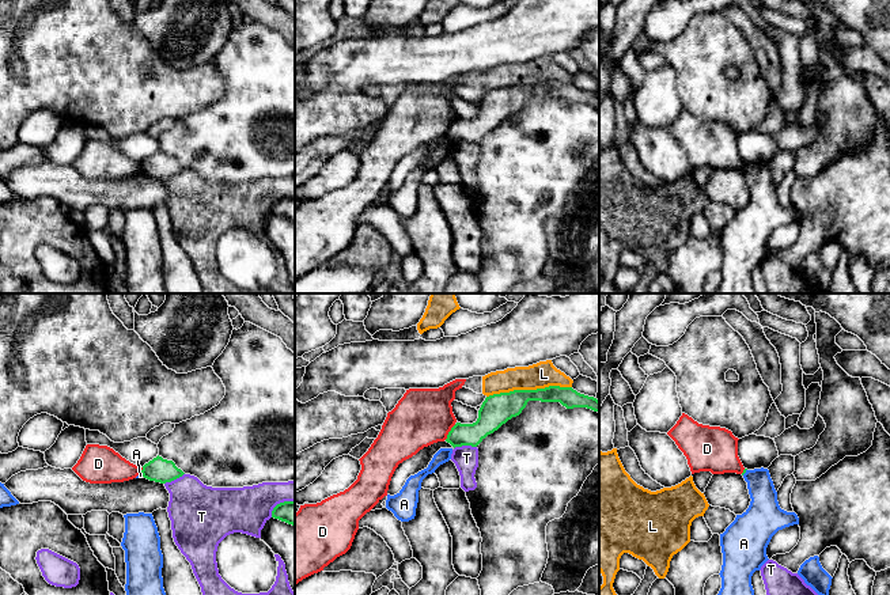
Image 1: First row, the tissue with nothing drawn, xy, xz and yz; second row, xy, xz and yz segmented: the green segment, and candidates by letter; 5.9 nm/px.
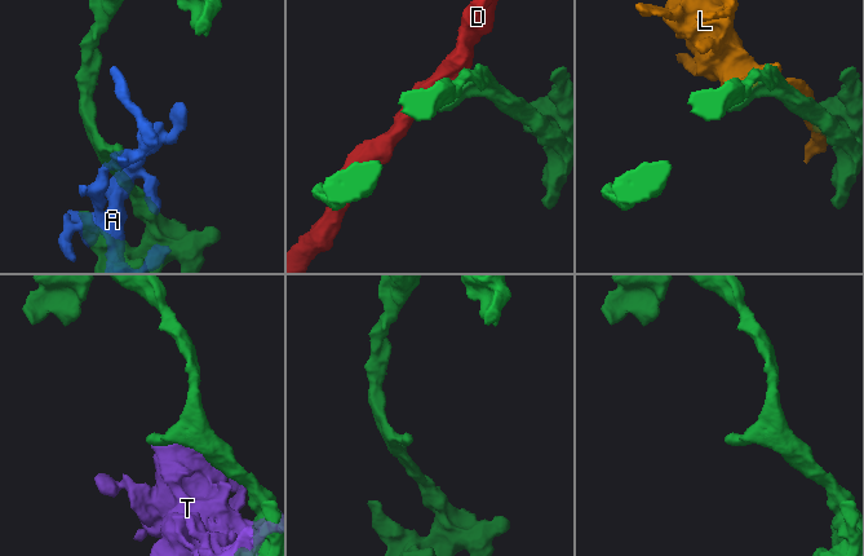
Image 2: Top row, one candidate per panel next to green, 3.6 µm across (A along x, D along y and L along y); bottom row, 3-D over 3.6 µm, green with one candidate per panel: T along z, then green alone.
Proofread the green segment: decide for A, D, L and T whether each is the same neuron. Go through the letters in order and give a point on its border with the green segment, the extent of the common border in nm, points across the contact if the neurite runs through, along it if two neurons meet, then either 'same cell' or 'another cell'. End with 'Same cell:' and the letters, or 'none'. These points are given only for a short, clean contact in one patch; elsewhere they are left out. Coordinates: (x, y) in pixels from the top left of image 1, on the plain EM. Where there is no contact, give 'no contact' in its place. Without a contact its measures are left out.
A: contact yz (745, 167); length 50 nm; border yz (746, 165), (742, 170); another cell
D: contact xz (449, 128); length 120 nm; border xz (455, 120), (444, 135); another cell
L: contact xz (529, 86); length 500 nm; another cell
T: contact xz (465, 140); length 140 nm; another cell
Same cell: none

